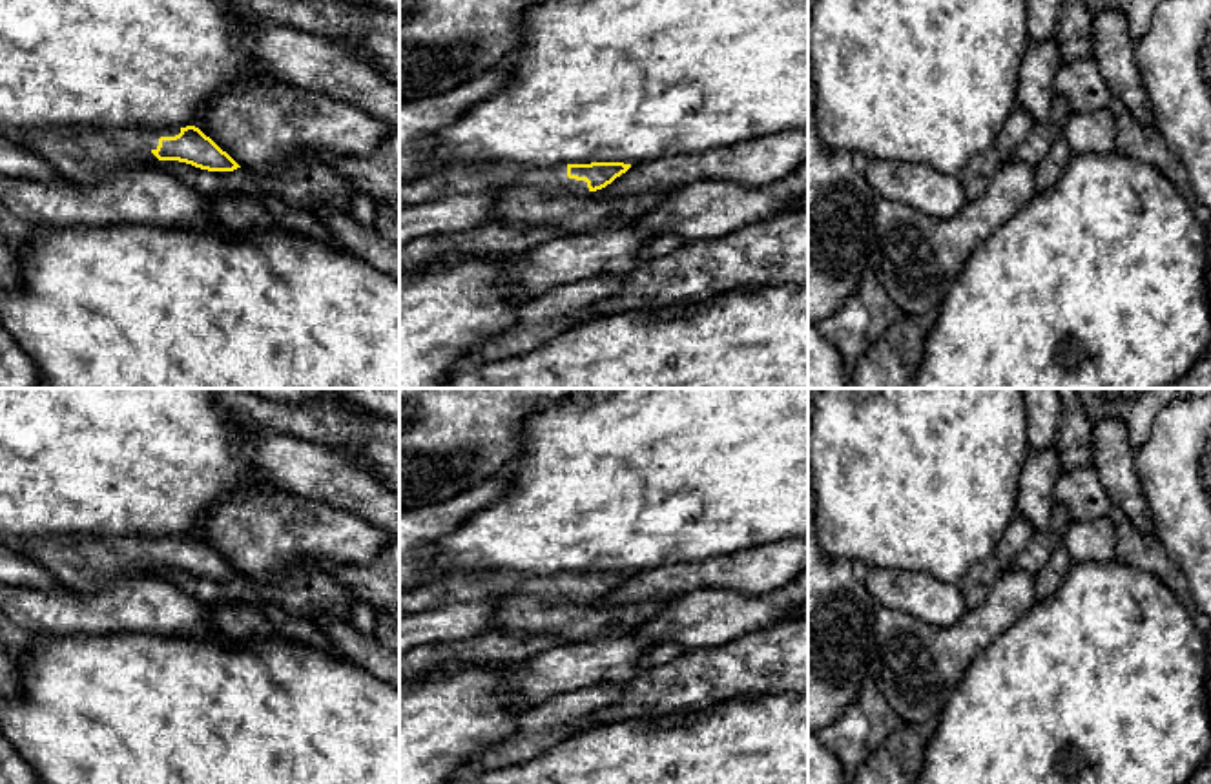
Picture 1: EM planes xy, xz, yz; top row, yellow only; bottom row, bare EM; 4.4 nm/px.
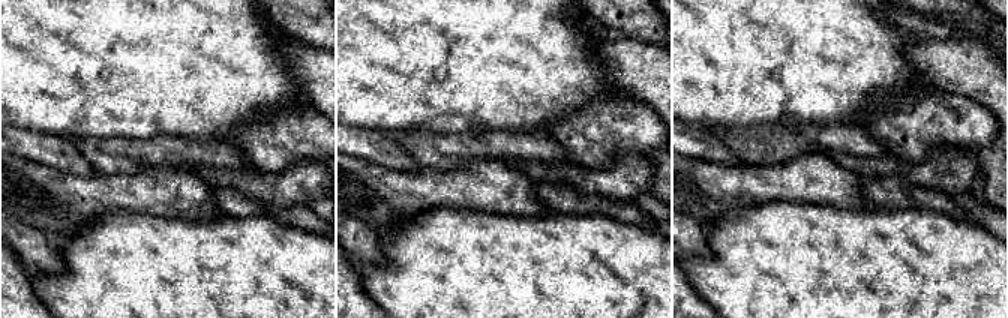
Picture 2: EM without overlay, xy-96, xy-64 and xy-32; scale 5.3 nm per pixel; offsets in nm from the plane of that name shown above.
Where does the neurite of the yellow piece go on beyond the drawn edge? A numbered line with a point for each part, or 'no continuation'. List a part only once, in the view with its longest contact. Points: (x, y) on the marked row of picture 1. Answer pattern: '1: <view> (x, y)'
1: xy (77, 155)

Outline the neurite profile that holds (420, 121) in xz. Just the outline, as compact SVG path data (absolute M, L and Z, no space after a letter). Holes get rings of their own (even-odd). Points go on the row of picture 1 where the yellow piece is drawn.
M500 64L481 77L429 98L399 104L399 186L441 164L429 155L434 137L458 122L472 106L509 82L509 67Z

